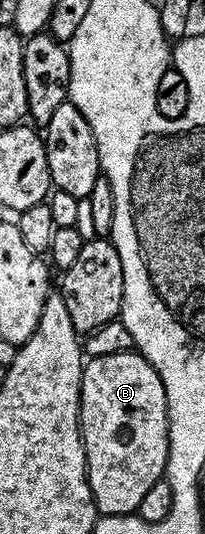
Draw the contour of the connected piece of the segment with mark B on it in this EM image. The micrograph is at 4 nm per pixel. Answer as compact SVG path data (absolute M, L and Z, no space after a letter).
M135 350L90 357L83 366L79 429L87 455L87 481L95 499L96 509L104 516L125 516L134 513L141 498L145 498L145 493L153 487L153 482L164 479L167 470L167 395L157 370L153 370L153 366Z

